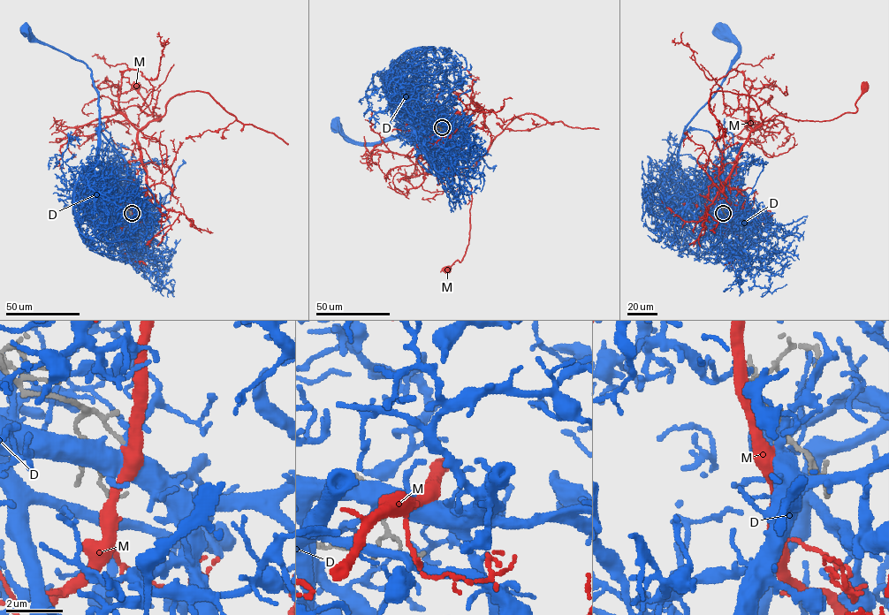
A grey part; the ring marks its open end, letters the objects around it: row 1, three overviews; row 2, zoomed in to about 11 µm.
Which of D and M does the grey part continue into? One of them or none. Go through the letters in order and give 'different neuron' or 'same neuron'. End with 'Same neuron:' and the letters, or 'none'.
D: different neuron
M: same neuron
Same neuron: M

